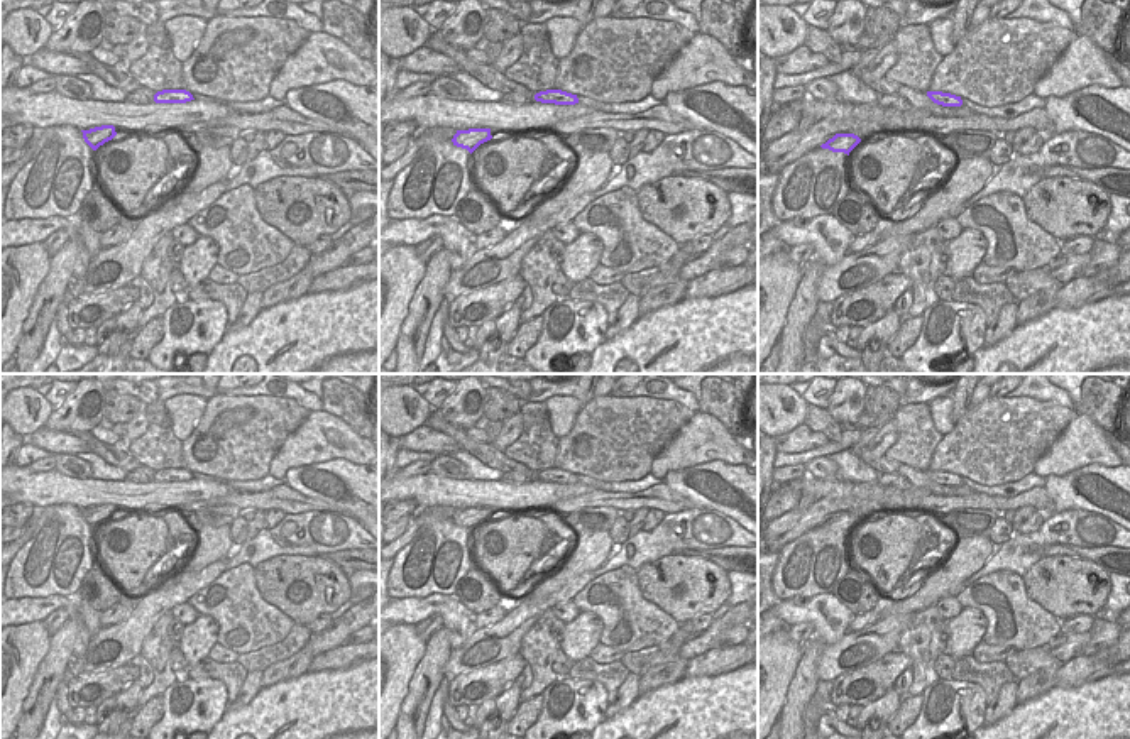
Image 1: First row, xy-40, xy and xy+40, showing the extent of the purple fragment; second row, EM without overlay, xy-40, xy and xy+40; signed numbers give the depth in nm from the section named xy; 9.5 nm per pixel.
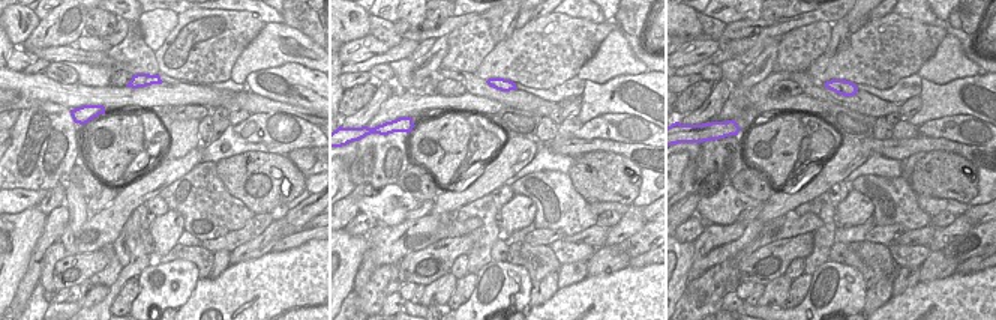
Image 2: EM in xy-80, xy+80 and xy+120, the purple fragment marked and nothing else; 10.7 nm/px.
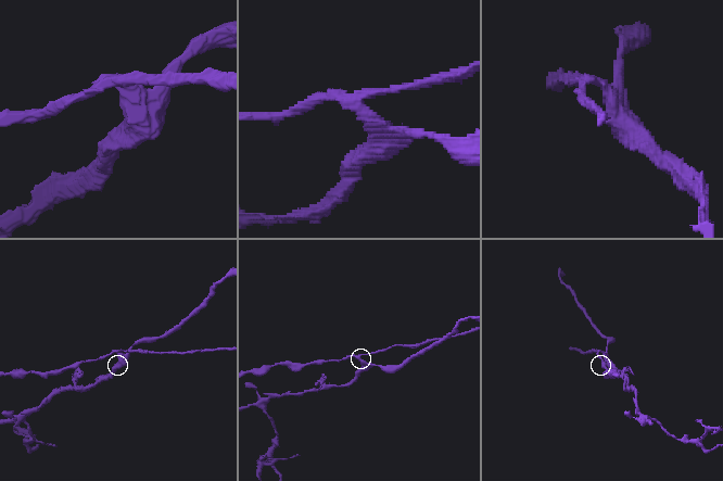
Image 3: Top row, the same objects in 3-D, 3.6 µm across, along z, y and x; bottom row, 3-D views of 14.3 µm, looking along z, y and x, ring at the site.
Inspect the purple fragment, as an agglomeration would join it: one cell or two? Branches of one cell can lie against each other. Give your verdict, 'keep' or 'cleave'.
cleave

